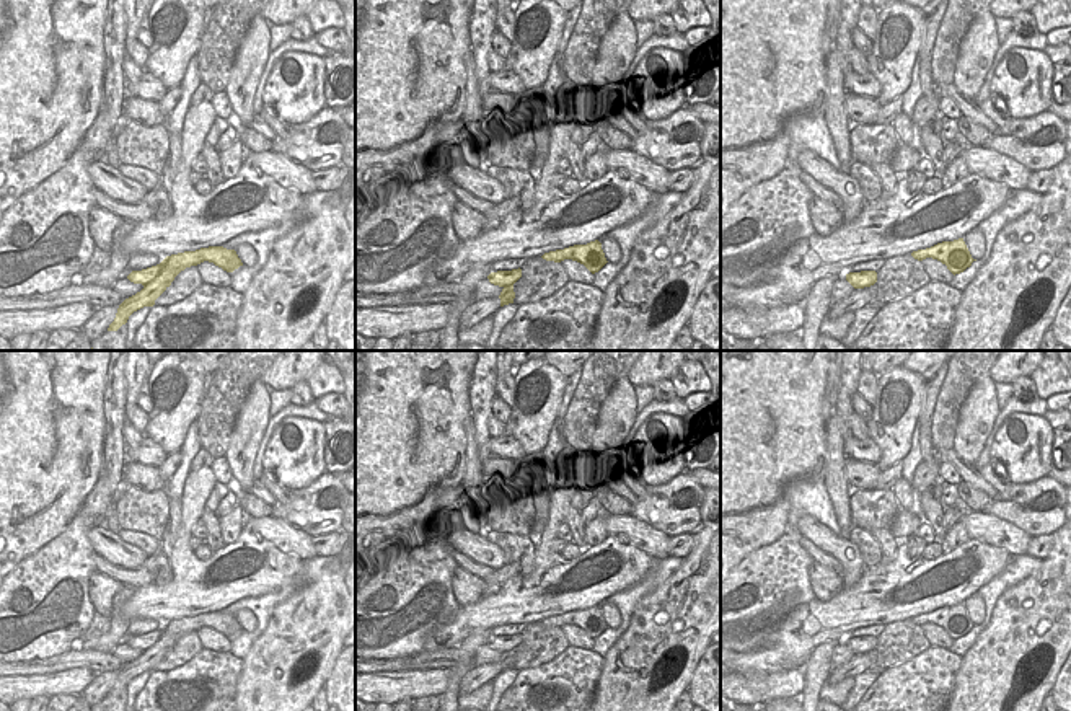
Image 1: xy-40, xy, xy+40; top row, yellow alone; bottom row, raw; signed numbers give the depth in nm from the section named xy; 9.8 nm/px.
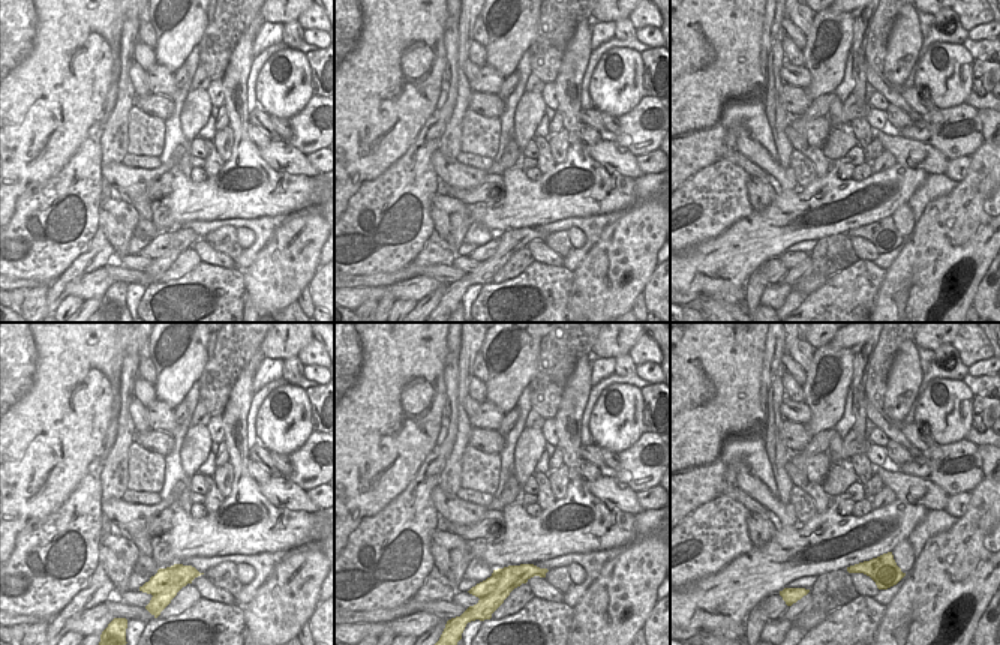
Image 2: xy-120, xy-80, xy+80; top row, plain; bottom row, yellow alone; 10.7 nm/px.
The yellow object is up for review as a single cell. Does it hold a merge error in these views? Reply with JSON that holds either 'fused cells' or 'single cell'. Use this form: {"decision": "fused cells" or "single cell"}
{"decision": "fused cells"}

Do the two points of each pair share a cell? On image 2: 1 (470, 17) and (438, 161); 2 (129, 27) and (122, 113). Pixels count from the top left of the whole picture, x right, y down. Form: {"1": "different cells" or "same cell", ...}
{"1": "different cells", "2": "same cell"}

